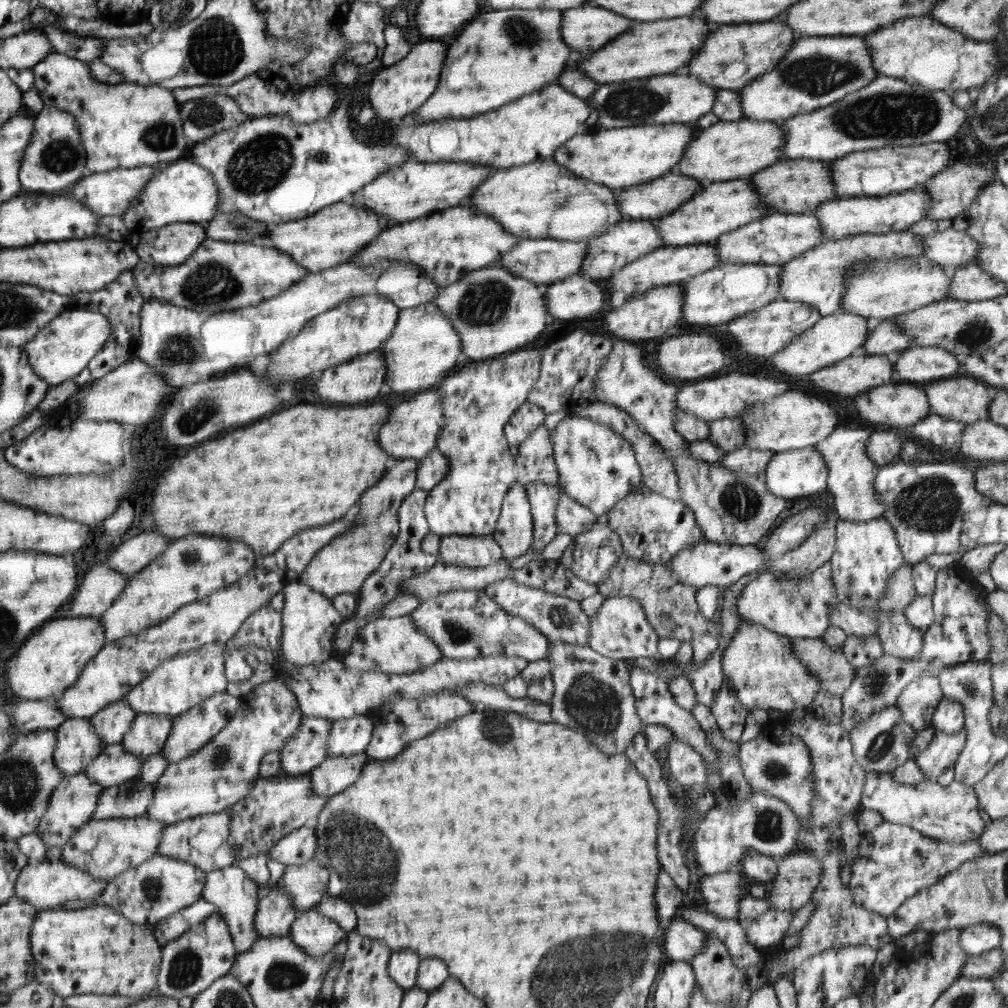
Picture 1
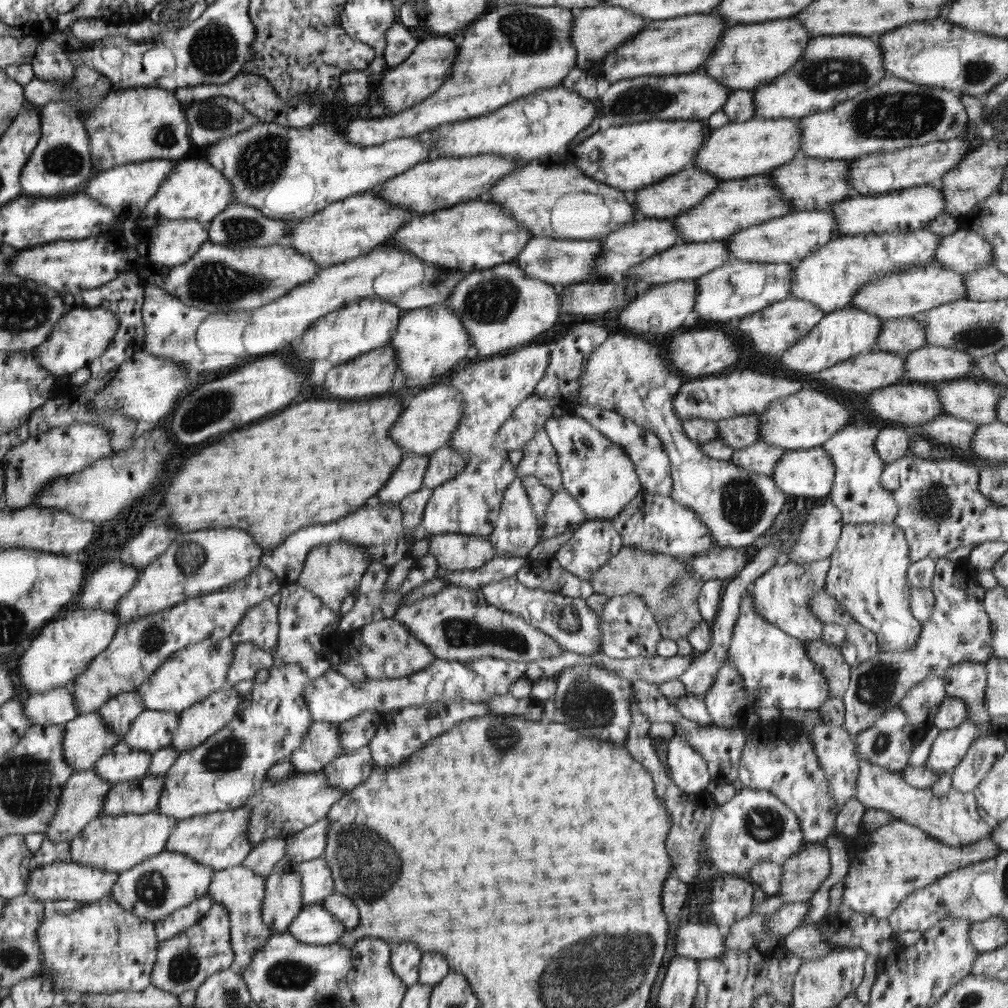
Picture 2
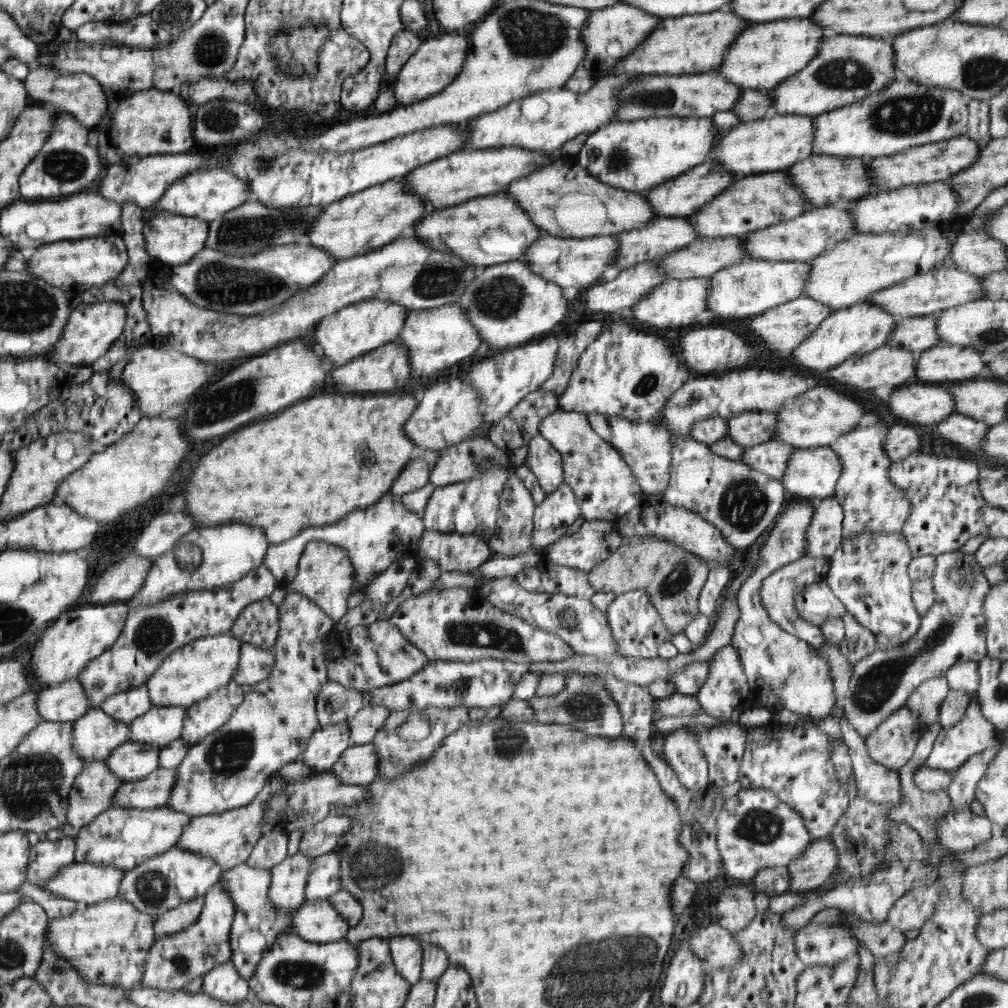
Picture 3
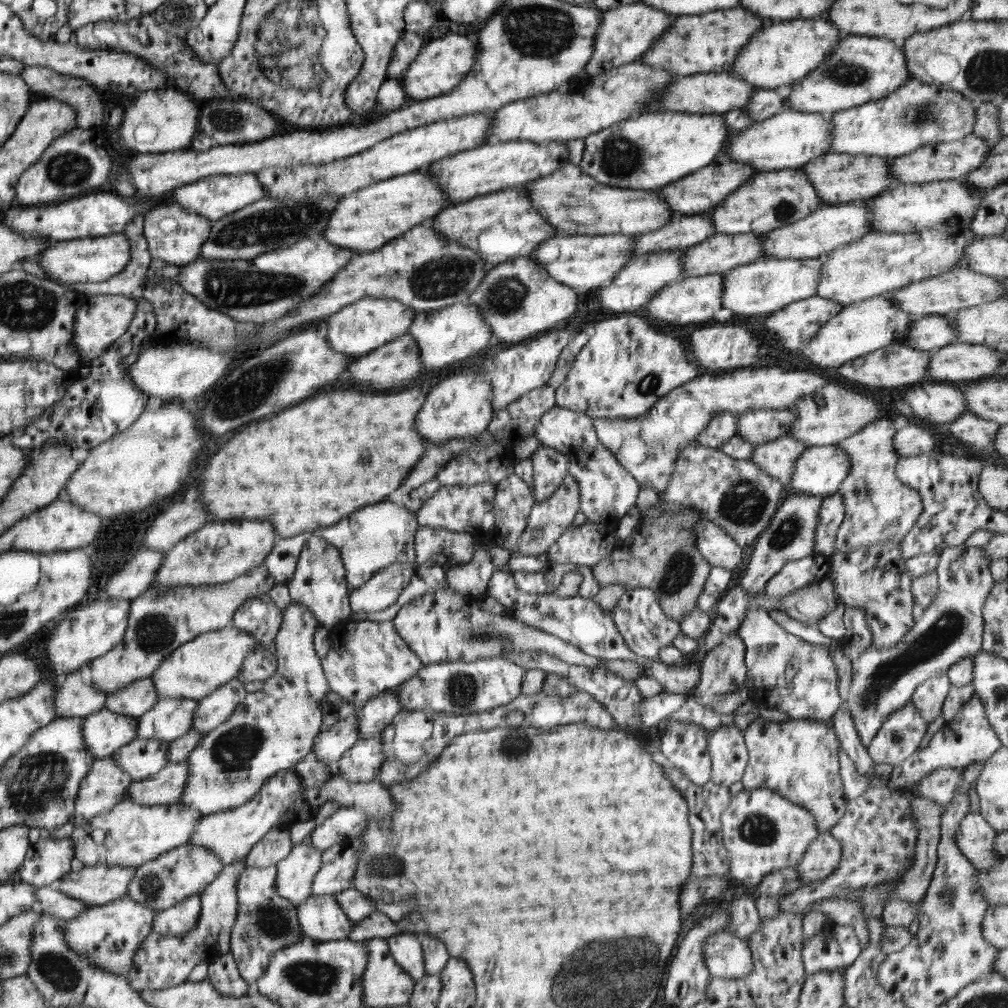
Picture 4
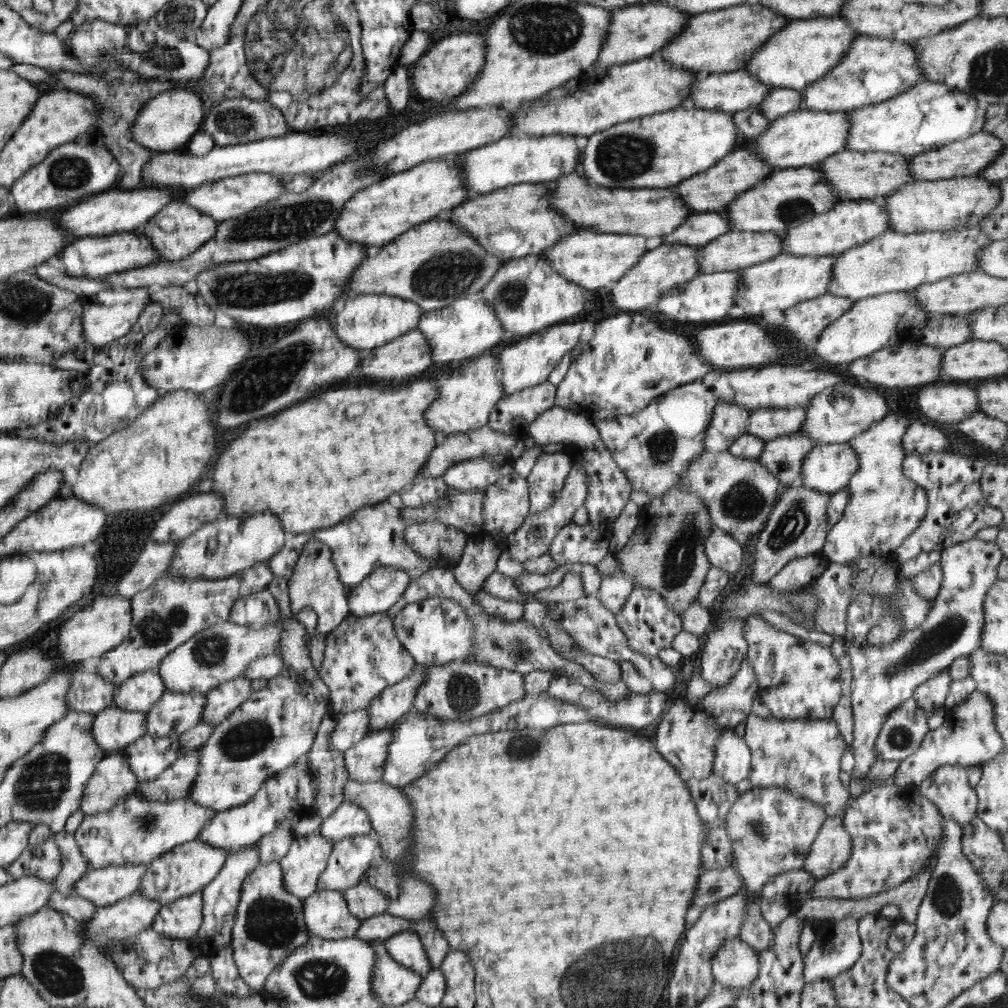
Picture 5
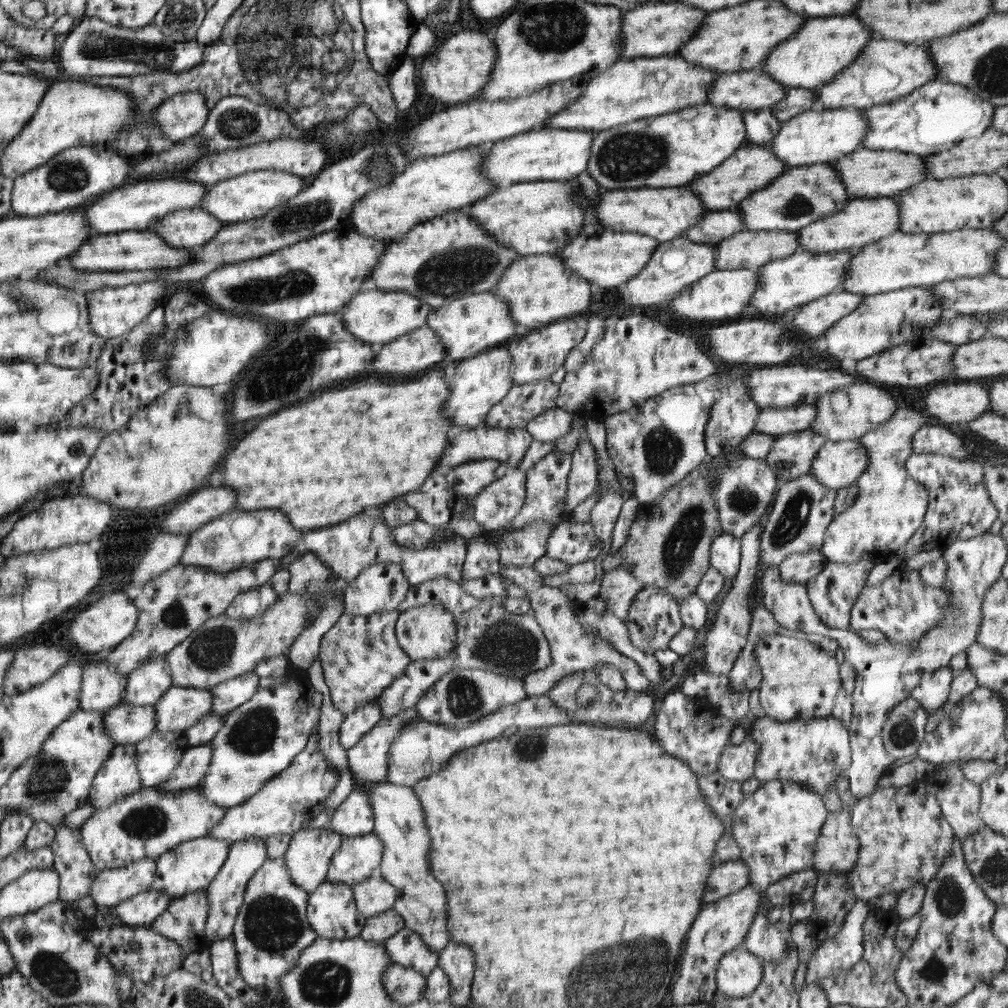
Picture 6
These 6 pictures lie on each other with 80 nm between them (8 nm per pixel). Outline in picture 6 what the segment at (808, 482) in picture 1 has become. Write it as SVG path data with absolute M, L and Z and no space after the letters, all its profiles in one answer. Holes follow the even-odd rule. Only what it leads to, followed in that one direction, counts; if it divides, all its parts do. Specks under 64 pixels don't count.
M827 440L814 457L809 473L818 484L838 490L856 483L868 462L869 452L860 441Z

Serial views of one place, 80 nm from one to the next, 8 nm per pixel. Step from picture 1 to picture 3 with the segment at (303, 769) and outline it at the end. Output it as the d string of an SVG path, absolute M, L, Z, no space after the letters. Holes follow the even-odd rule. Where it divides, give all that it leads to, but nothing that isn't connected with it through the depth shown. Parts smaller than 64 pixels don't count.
M348 722L326 726L320 724L298 761L314 768L318 773L328 771L350 746L352 732Z

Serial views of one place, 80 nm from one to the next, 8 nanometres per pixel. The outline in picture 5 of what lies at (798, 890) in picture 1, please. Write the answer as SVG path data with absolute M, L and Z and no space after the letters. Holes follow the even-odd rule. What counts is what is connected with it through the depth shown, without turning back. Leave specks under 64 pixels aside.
M843 814L827 818L806 856L803 869L815 881L837 872L850 859L852 844L842 818Z

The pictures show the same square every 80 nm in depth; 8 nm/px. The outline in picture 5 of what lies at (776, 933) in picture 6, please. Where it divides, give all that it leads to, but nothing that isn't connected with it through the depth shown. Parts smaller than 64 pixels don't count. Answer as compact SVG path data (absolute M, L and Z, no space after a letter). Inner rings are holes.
M749 902L747 916L743 918L738 938L746 942L757 954L772 945L772 941L774 941L773 928L763 917L760 905Z

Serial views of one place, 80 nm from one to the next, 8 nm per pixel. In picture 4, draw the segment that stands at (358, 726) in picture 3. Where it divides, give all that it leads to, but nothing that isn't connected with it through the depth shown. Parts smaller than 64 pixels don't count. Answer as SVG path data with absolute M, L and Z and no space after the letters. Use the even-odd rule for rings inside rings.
M388 689L357 709L360 740L382 734L401 710L398 700L399 694L394 689Z

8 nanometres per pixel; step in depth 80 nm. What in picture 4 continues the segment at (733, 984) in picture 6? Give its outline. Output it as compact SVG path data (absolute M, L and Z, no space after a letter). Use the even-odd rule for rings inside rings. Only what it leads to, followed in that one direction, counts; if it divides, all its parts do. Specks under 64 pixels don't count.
M729 931L711 934L702 954L712 977L744 978L754 968L750 946Z

